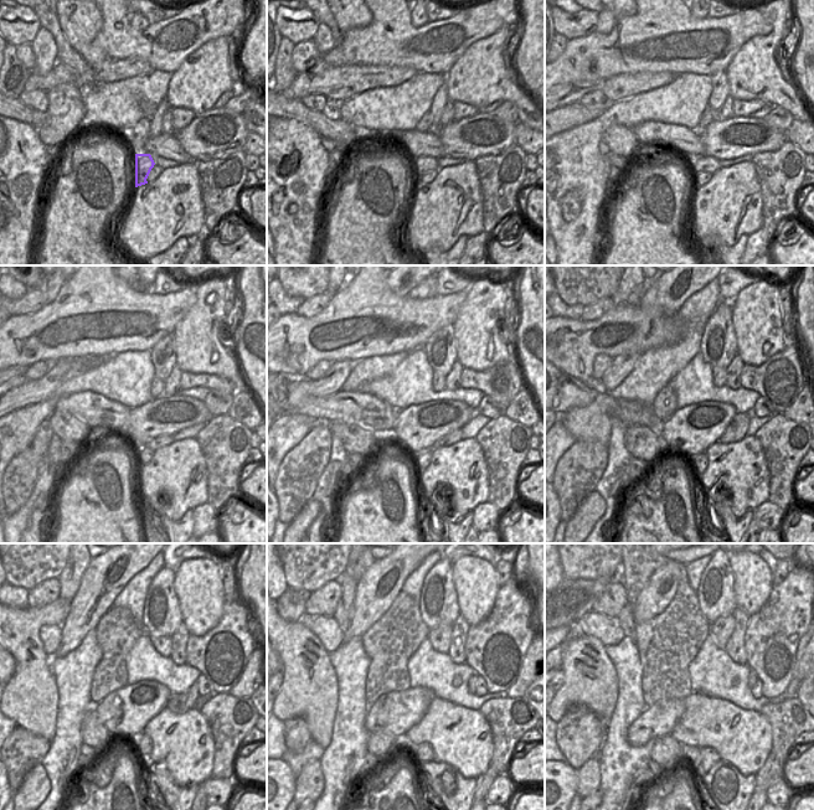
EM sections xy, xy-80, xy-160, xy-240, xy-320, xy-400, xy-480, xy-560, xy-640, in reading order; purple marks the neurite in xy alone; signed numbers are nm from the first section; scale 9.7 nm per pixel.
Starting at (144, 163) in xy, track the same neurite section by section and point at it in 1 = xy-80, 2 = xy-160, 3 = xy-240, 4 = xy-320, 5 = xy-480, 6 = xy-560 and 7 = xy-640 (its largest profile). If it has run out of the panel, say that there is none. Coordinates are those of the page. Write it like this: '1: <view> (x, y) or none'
1: xy-80 (421, 165)
2: xy-160 (705, 163)
3: xy-240 (155, 443)
4: xy-320 (456, 436)
5: xy-480 (178, 703)
6: xy-560 (472, 682)
7: xy-640 (752, 677)

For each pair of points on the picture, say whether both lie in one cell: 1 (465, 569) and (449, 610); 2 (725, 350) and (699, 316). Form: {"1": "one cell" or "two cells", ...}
{"1": "two cells", "2": "two cells"}

